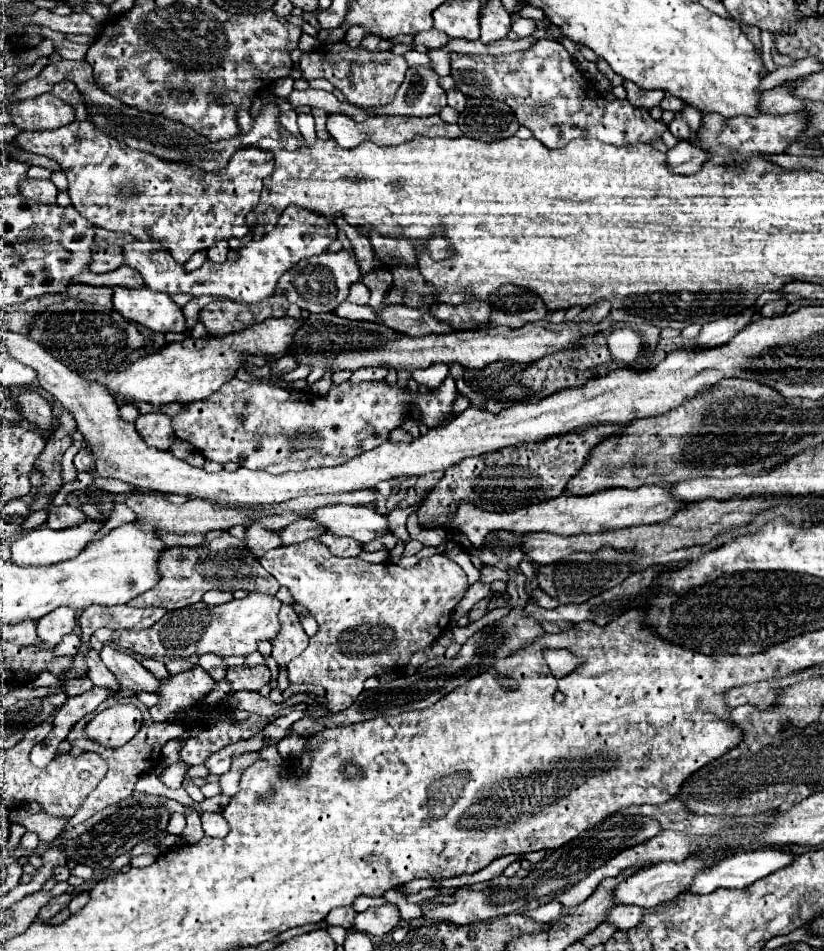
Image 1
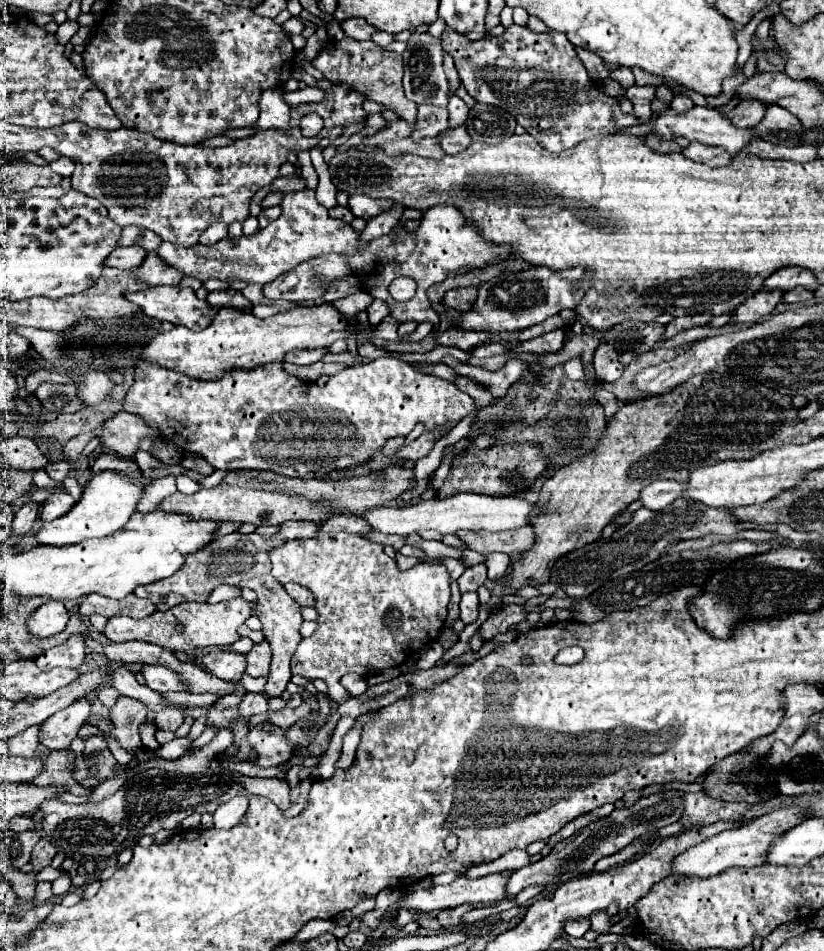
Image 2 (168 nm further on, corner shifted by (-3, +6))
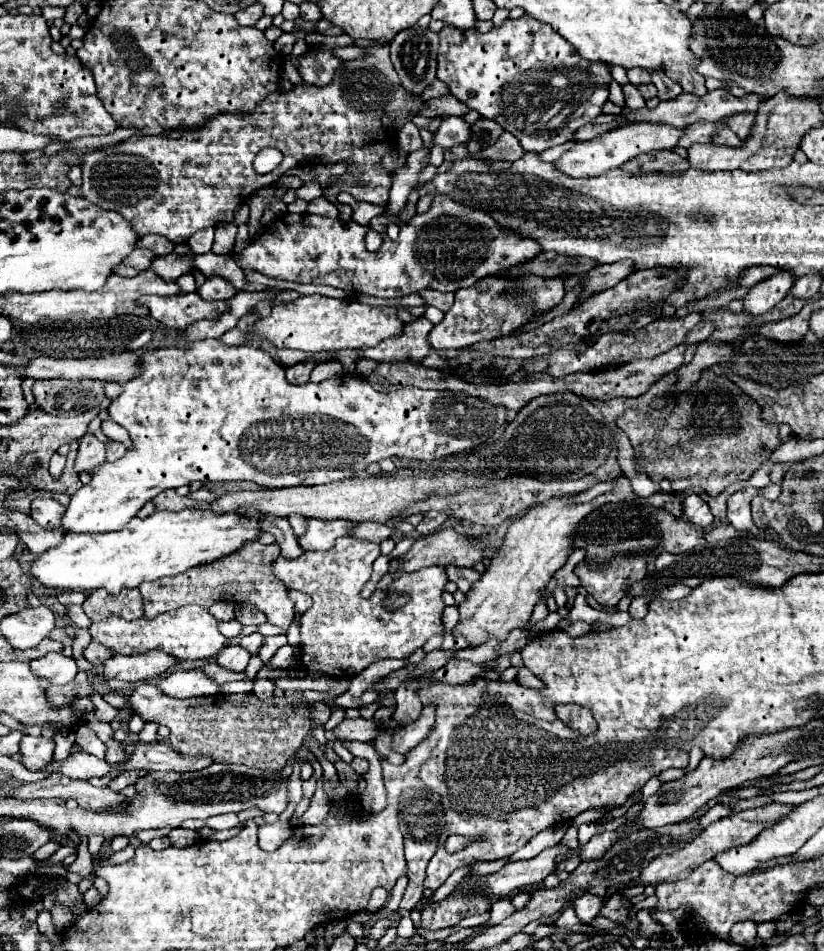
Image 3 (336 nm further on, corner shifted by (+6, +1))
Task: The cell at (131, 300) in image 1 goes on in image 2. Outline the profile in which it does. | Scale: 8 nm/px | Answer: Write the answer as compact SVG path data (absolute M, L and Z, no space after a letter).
M171 285L125 293L125 299L141 307L147 317L169 321L173 325L185 325L193 331L203 329L219 311L209 307L207 301L199 301L193 289L181 289Z

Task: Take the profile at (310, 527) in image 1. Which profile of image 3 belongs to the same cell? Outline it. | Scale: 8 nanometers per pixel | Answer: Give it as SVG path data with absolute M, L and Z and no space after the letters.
M362 522L360 526L356 526L352 530L354 538L362 538L362 540L370 540L370 542L384 542L388 538L394 536L394 528L386 526L386 524L376 524L376 522Z

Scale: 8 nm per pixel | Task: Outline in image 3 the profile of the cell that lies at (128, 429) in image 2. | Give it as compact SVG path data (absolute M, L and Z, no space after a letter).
M86 434L84 438L80 438L80 448L78 448L78 456L74 462L74 468L78 474L82 472L92 472L96 470L100 464L106 462L106 454L104 454L104 444L100 440L96 440L92 434Z

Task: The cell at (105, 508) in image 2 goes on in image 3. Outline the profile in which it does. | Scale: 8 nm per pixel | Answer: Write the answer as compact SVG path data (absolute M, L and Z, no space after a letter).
M200 340L200 342L192 344L192 350L180 350L178 346L172 346L172 348L150 352L142 360L140 376L122 384L122 388L124 388L124 392L110 404L108 412L110 412L110 418L114 422L118 422L120 426L124 426L128 430L128 434L132 438L132 446L128 448L128 452L120 460L116 460L112 464L102 464L92 474L92 482L88 486L82 486L72 496L70 506L66 508L66 514L62 518L62 528L66 532L84 534L84 532L120 530L156 494L160 494L162 490L168 490L168 488L192 484L194 480L198 480L198 482L250 480L250 482L256 482L262 488L272 490L272 488L284 488L284 486L296 486L296 484L324 484L324 482L352 478L352 476L358 476L360 472L364 472L364 468L370 462L378 462L382 458L414 458L414 460L424 460L424 462L440 460L440 458L460 454L460 452L466 452L474 446L484 444L508 420L508 410L504 410L504 406L494 406L494 404L484 402L480 398L472 398L468 394L452 394L452 392L446 392L446 390L440 392L440 390L422 390L422 388L406 386L406 388L400 388L396 392L384 394L384 392L376 392L368 384L368 380L358 378L358 376L336 376L336 378L324 380L320 384L314 384L314 382L290 384L284 376L284 366L278 364L268 352L264 352L260 348L252 348L252 346L226 346L222 340Z

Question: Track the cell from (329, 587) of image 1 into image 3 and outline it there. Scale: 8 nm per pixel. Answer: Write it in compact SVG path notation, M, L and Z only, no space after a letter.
M344 536L336 540L336 546L330 550L318 550L318 552L304 552L296 560L278 558L272 566L272 572L286 584L288 590L302 590L308 592L314 600L312 608L302 614L300 622L300 634L302 634L302 666L306 674L328 674L328 676L356 676L364 668L368 668L376 660L384 658L408 658L418 648L426 644L428 638L434 634L444 634L442 624L442 590L448 582L446 570L442 566L428 566L424 570L404 574L402 586L392 586L390 590L376 590L370 600L364 600L360 596L362 586L366 580L370 580L372 564L380 556L380 546L374 542L362 542L352 536Z

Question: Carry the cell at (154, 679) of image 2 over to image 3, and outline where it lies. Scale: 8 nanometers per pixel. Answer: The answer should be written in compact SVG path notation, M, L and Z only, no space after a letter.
M202 670L174 672L160 680L160 690L172 698L194 698L194 696L214 696L220 692L220 684L212 682Z

